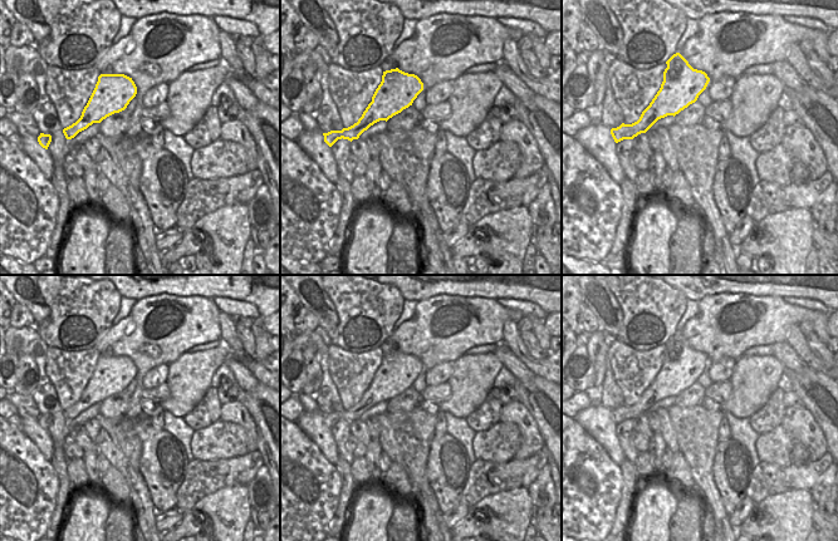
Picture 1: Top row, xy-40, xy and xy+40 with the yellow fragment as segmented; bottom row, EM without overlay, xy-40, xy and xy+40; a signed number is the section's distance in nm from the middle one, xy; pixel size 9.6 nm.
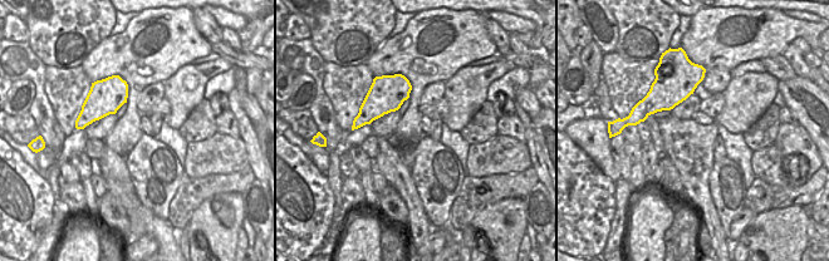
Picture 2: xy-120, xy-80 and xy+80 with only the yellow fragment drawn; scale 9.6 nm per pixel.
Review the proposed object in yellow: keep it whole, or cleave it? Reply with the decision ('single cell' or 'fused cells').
single cell

